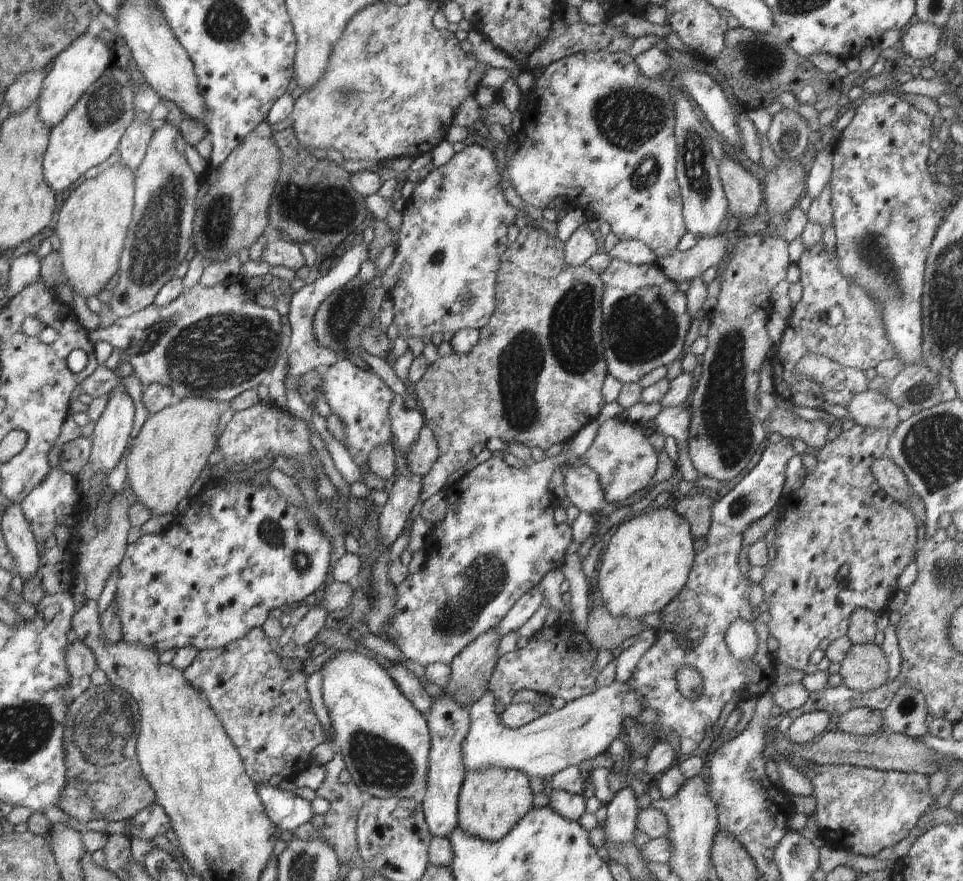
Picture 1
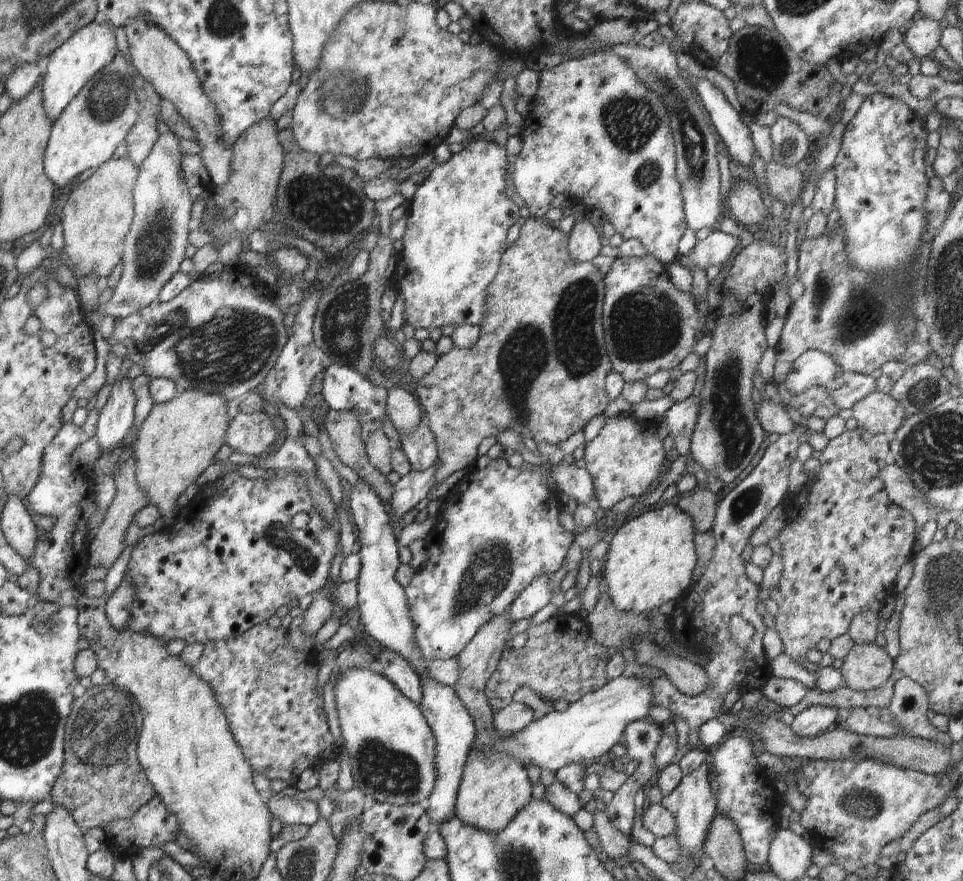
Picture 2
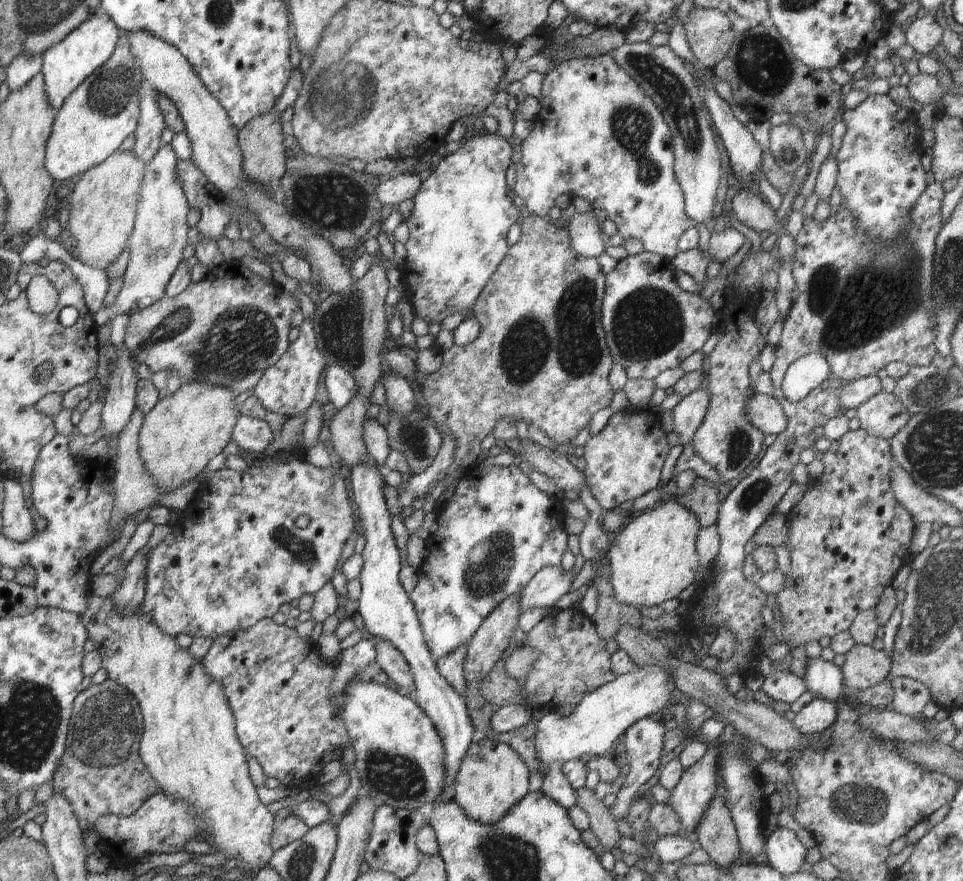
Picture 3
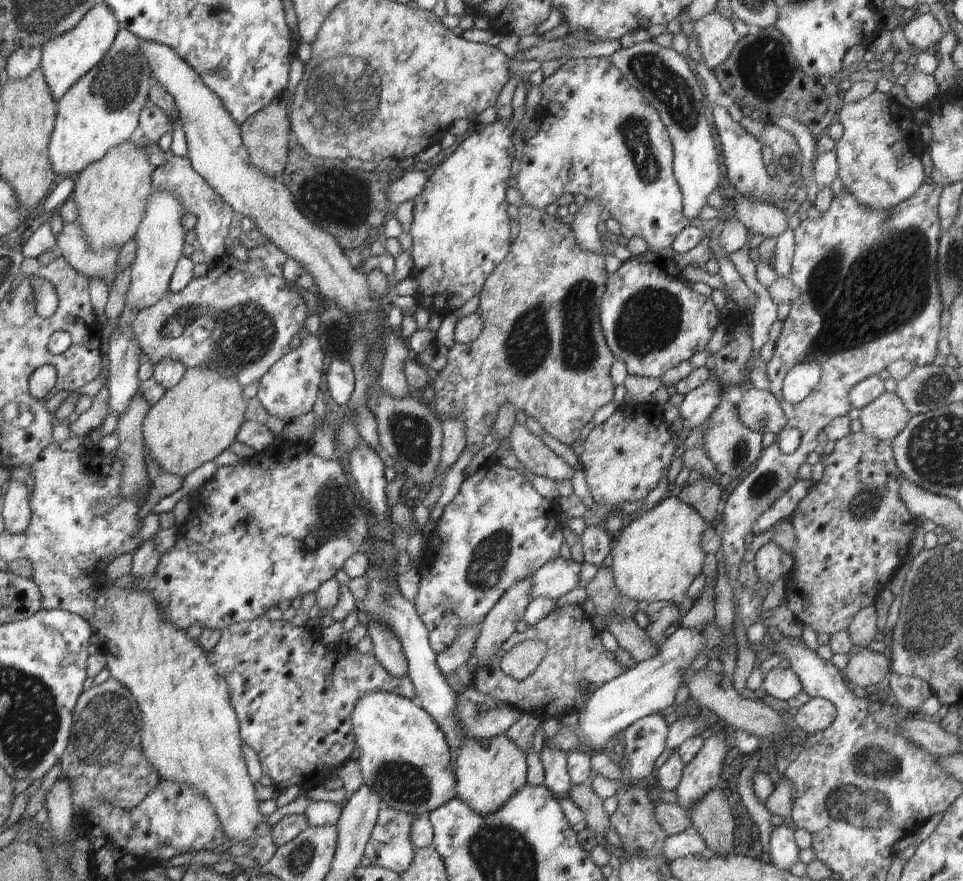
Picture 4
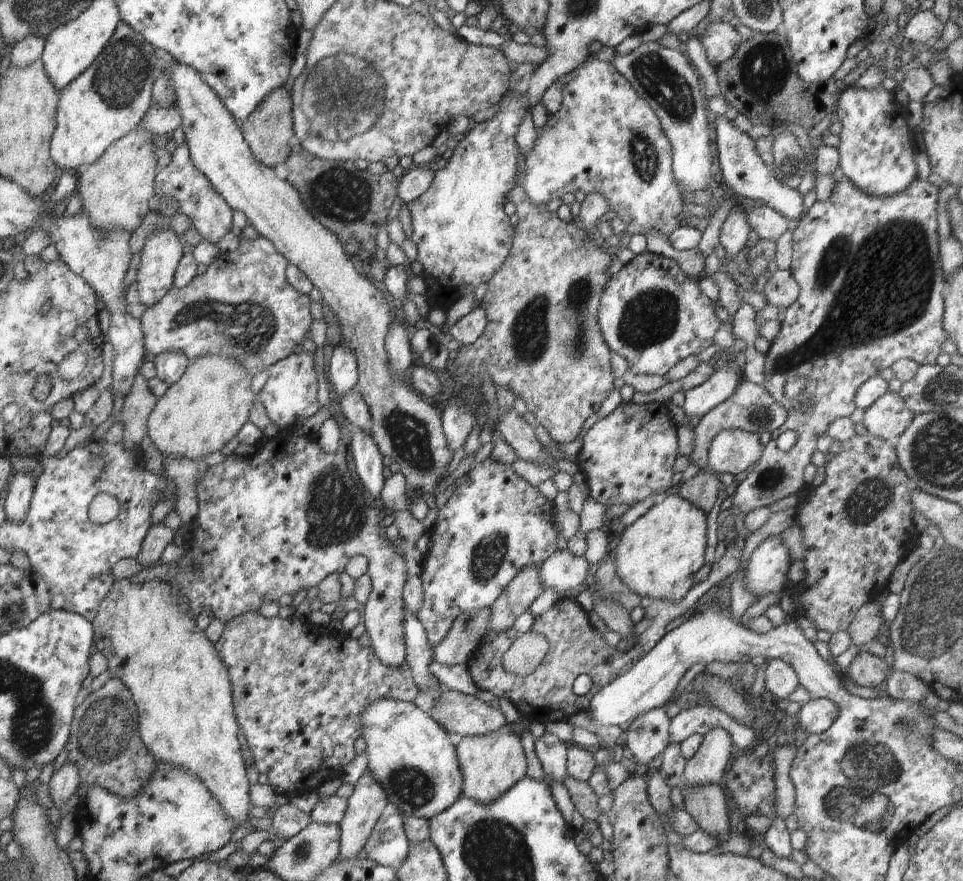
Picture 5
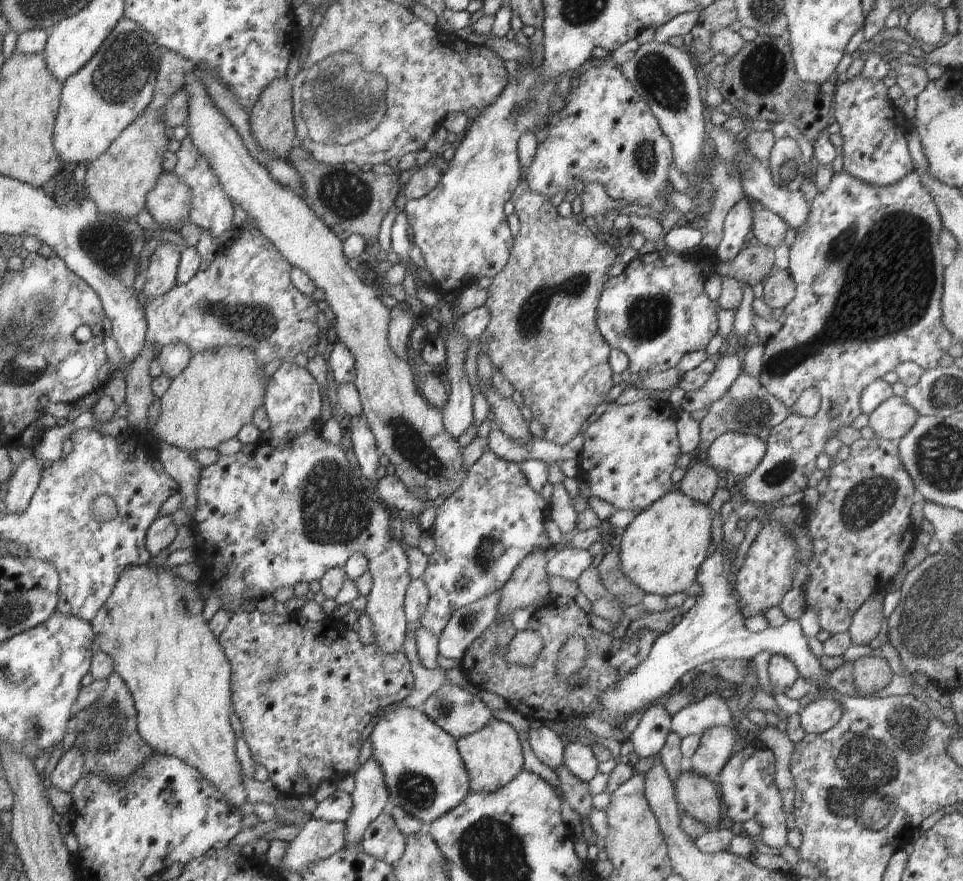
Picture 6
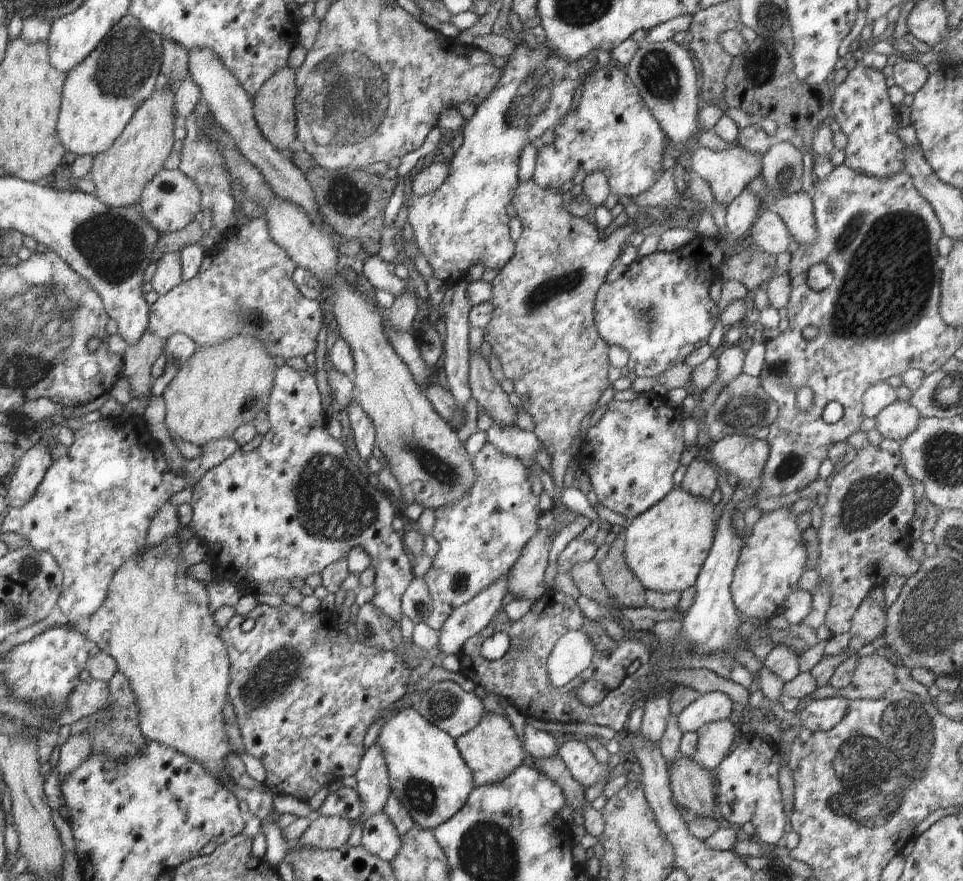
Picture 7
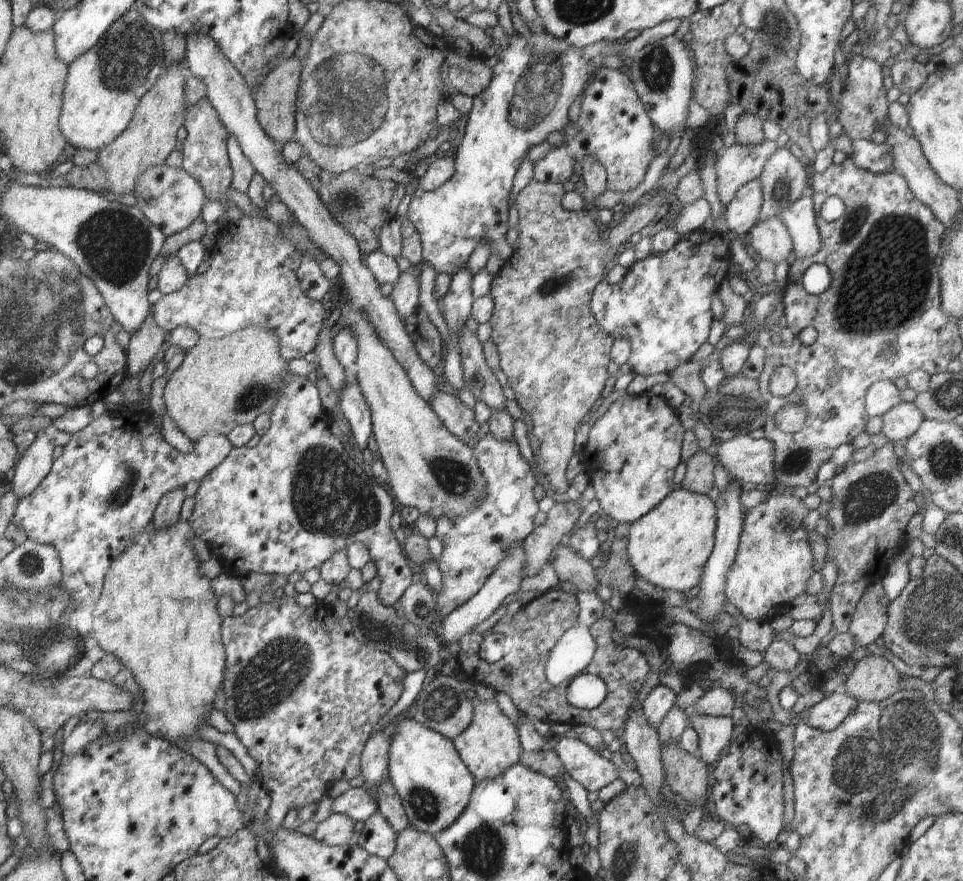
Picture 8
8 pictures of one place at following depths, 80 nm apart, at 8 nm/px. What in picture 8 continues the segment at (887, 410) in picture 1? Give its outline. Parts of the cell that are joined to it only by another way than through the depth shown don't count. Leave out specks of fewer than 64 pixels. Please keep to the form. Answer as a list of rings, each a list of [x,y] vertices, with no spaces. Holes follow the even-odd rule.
[[[902,401],[882,416],[882,432],[888,440],[900,442],[908,440],[924,422],[923,412],[912,402]]]

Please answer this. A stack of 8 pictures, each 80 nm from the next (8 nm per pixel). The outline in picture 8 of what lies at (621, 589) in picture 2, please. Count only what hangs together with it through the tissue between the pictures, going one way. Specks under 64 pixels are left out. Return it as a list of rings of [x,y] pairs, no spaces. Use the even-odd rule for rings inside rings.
[[[676,487],[662,502],[636,522],[629,524],[627,553],[638,577],[660,588],[688,592],[701,583],[702,573],[715,545],[717,510],[708,495]]]

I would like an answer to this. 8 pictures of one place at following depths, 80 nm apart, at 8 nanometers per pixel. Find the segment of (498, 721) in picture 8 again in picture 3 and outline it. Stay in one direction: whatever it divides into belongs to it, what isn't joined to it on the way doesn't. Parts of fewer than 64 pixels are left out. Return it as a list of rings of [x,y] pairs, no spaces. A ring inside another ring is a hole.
[[[477,737],[461,758],[452,788],[452,798],[470,819],[494,824],[528,794],[528,767],[509,744]]]

